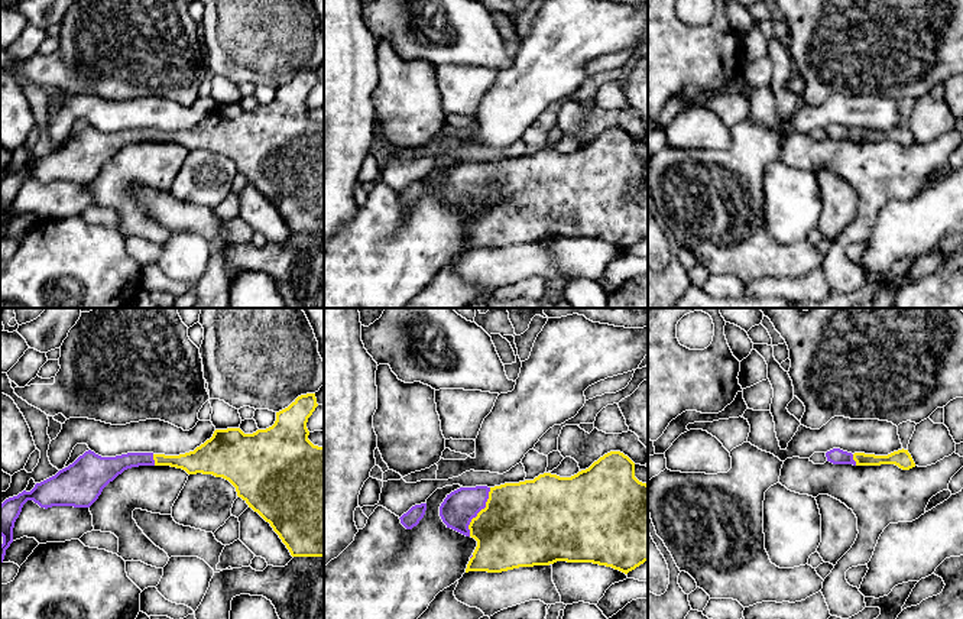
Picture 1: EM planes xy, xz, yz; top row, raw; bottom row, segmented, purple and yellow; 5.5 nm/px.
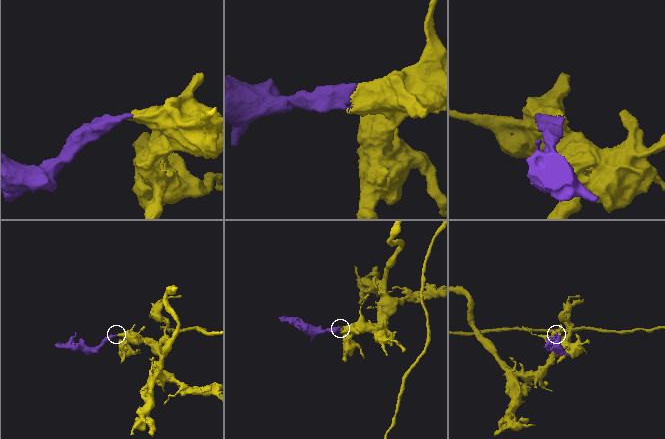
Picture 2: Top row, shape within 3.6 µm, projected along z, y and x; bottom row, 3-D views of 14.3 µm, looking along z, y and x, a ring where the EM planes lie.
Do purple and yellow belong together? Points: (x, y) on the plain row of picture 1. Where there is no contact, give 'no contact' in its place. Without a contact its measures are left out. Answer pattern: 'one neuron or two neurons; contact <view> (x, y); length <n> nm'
one neuron; contact xz (479, 187); length 300 nm

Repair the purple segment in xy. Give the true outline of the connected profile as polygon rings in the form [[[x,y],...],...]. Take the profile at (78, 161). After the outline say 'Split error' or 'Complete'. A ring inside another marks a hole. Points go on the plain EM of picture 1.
[[[315,69],[301,71],[276,88],[272,103],[253,110],[240,104],[215,106],[204,120],[179,132],[101,133],[88,126],[30,168],[23,166],[0,181],[0,239],[27,176],[45,185],[90,184],[110,158],[139,142],[171,142],[188,150],[223,153],[270,200],[292,233],[324,233],[324,123],[308,116],[307,104],[317,82]]]. Split error

